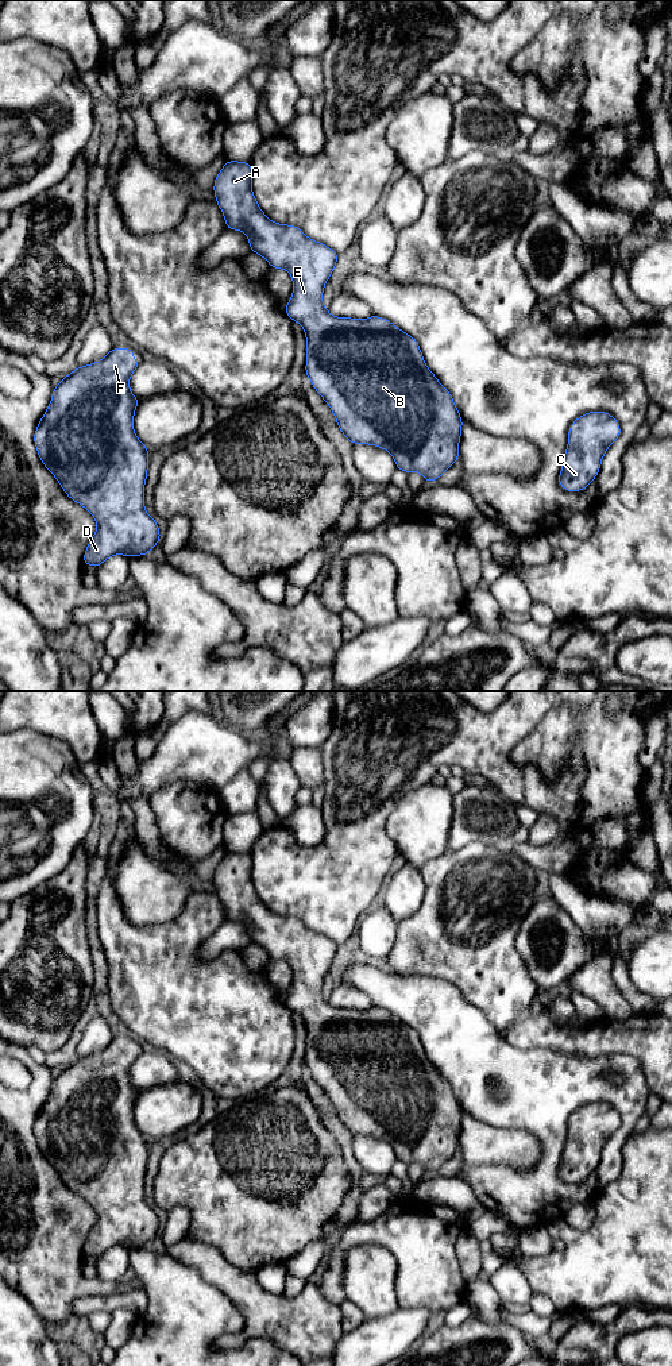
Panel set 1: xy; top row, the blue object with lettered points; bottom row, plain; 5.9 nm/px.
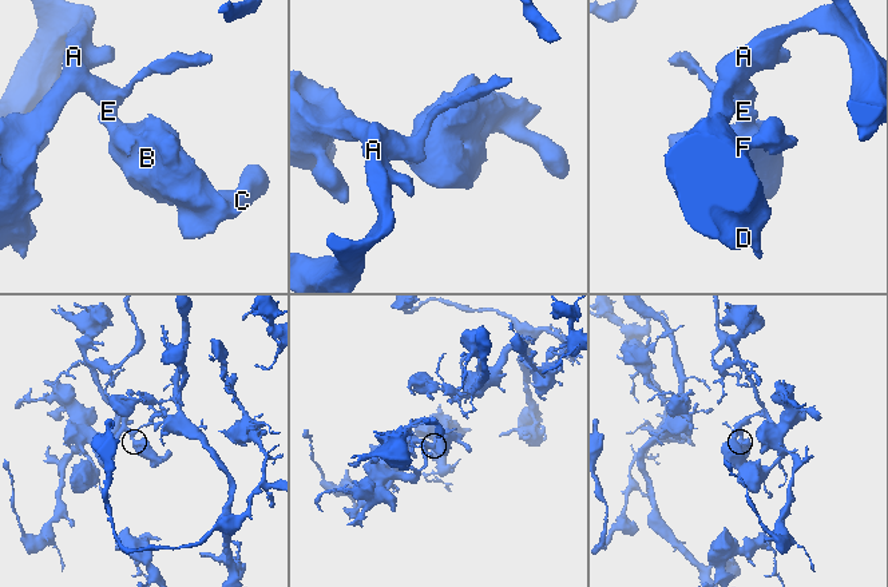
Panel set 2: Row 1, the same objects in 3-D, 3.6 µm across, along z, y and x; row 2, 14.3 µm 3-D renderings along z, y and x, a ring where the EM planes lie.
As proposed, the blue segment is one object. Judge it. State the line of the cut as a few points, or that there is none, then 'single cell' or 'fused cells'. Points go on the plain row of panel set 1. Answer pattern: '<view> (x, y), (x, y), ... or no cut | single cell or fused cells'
no cut | single cell

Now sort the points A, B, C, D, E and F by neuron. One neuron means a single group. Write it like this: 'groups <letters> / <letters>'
groups A B C D E F

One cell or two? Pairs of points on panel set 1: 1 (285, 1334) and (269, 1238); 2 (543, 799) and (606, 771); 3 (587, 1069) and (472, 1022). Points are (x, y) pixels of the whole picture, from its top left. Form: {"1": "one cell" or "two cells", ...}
{"1": "two cells", "2": "two cells", "3": "one cell"}

